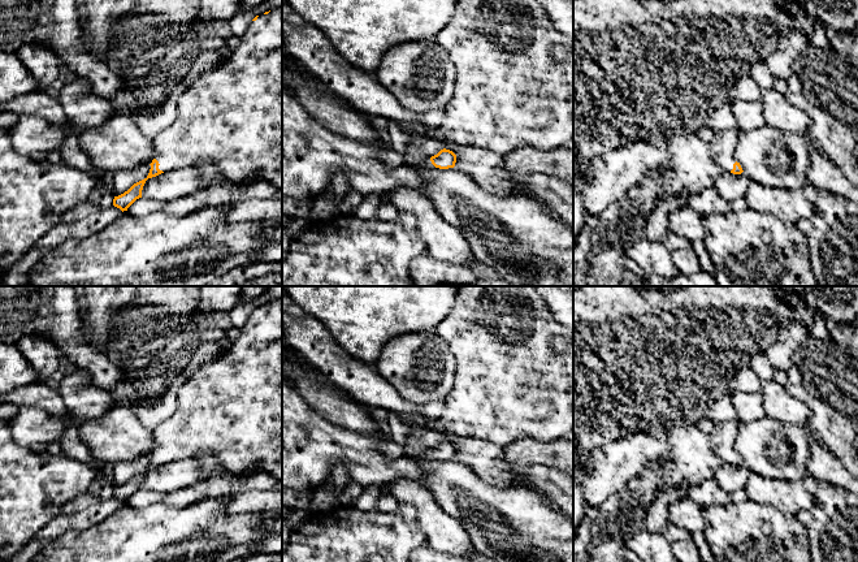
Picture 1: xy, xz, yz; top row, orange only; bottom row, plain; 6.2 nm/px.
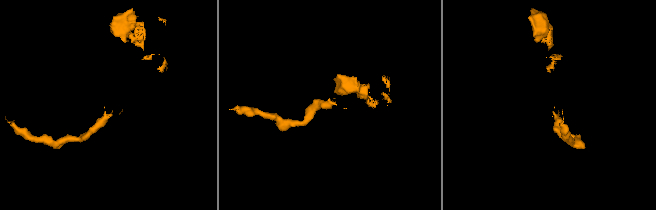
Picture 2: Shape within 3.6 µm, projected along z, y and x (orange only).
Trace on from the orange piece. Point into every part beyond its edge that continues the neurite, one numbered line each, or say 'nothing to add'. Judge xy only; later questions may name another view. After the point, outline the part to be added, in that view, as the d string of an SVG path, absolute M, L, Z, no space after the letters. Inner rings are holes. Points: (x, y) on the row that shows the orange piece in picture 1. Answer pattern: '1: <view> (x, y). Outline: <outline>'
1: xy (232, 117). Outline: M273 8L268 14L260 14L256 21L252 21L246 33L240 36L239 46L231 51L230 56L224 59L222 64L212 72L204 73L178 98L177 118L153 140L155 159L159 161L159 169L162 172L173 169L183 169L194 167L198 163L211 163L225 181L233 183L247 182L251 177L257 176L277 189L282 189L282 8Z

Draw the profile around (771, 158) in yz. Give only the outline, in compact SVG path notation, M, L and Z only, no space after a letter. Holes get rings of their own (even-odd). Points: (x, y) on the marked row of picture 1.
M764 125L740 131L734 157L748 177L762 186L803 191L812 144L807 135L793 135Z

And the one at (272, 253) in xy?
M272 242L261 250L247 254L250 261L282 263L282 242Z

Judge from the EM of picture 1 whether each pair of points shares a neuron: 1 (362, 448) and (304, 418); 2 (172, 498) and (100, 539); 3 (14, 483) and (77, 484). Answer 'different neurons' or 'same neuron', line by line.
1: same neuron
2: different neurons
3: same neuron

